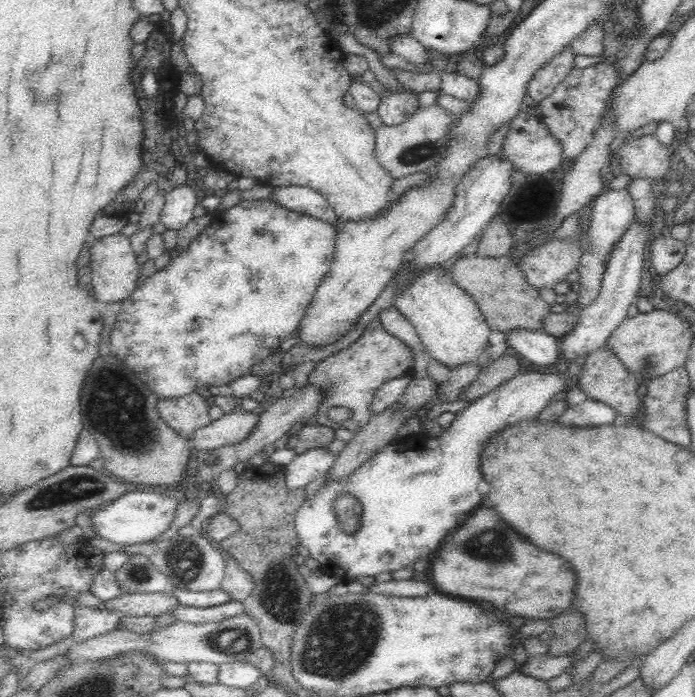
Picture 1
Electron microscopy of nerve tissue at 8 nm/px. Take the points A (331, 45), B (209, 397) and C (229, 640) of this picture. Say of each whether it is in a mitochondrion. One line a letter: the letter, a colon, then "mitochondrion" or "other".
A: other
B: other
C: mitochondrion

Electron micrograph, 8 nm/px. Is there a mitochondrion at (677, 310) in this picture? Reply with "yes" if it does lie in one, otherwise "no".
no

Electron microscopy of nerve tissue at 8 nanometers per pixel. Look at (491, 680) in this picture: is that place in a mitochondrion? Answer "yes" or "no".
no

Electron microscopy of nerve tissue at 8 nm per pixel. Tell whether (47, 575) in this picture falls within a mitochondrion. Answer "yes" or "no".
no

